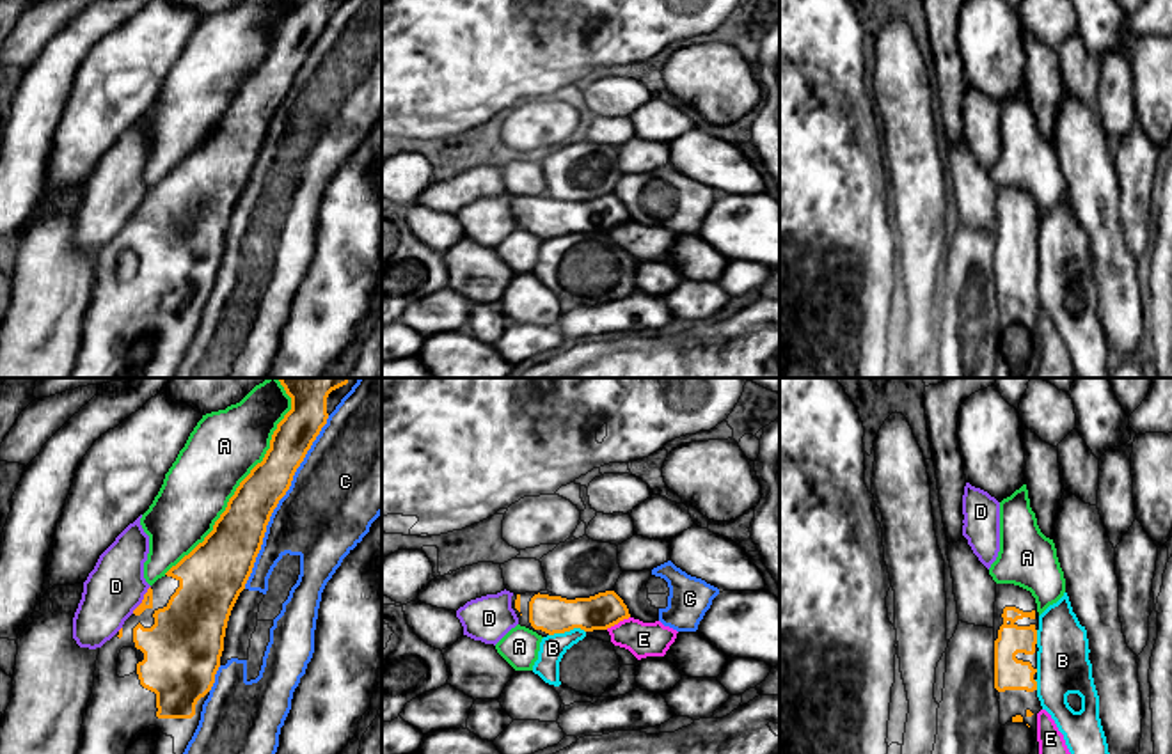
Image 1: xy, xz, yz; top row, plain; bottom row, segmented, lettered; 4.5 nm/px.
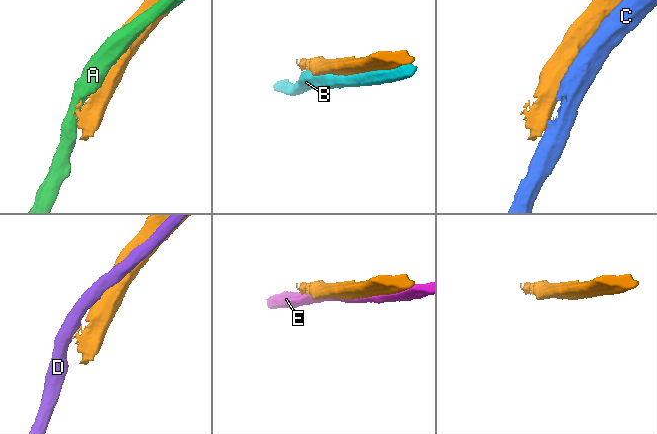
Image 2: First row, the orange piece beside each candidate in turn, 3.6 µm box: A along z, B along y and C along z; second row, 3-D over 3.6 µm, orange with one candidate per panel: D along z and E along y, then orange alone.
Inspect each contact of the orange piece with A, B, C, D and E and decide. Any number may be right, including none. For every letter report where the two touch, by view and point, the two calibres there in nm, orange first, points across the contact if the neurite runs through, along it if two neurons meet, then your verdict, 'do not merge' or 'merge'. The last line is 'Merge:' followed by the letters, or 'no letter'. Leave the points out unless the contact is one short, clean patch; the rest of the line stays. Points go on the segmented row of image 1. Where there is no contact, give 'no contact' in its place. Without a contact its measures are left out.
A: contact xy (244, 479); calibres 220 and 320 nm; do not merge
B: contact xz (567, 630); calibres 180 and 120 nm; do not merge
C: contact xy (277, 502); calibres 240 and 400 nm; do not merge
D: contact xy (142, 600); calibres 50 and 260 nm; border xy (150, 586), (142, 602), (132, 612); do not merge
E: contact xz (617, 623); calibres 160 and 160 nm; do not merge
Merge: no letter

